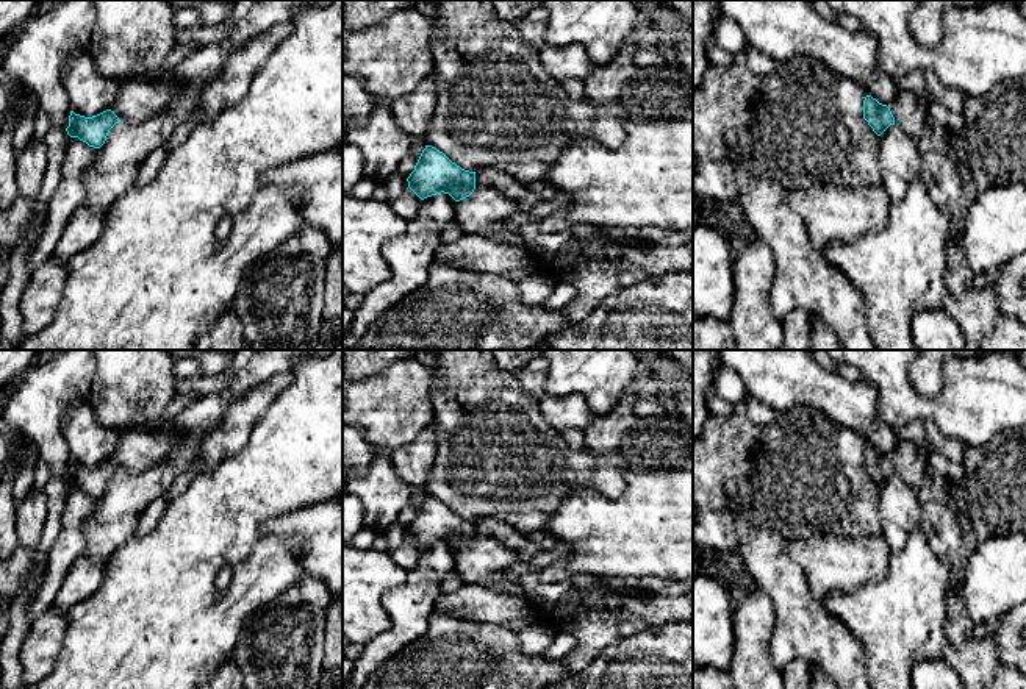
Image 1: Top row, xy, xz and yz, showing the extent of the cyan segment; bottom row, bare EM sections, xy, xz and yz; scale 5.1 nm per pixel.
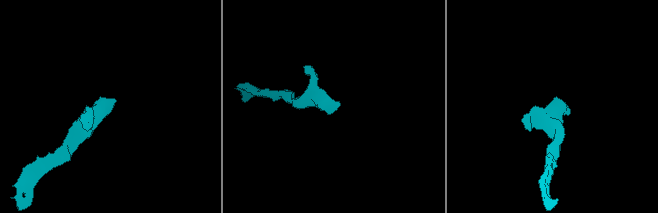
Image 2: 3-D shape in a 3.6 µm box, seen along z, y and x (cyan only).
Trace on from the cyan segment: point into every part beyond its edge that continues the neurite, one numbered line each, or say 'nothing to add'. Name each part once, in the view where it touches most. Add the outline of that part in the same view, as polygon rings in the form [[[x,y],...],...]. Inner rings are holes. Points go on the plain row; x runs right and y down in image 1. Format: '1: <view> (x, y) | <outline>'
1: xz (477, 564) | [[[482,537],[474,539],[469,547],[455,552],[454,573],[458,575],[463,584],[475,584],[507,595],[521,595],[522,586],[518,578],[497,577],[516,561],[516,555],[500,542]]]

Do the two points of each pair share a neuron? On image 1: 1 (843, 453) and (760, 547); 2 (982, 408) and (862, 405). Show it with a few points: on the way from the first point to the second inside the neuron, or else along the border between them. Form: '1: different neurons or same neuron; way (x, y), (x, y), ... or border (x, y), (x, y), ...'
1: different neurons; border (743, 511), (748, 521), (787, 539)
2: different neurons; border (862, 377), (875, 389), (876, 411), (893, 428)

